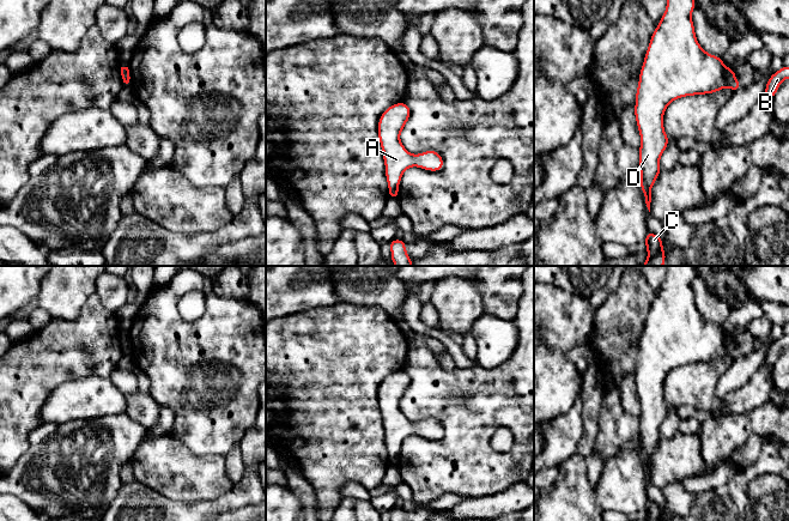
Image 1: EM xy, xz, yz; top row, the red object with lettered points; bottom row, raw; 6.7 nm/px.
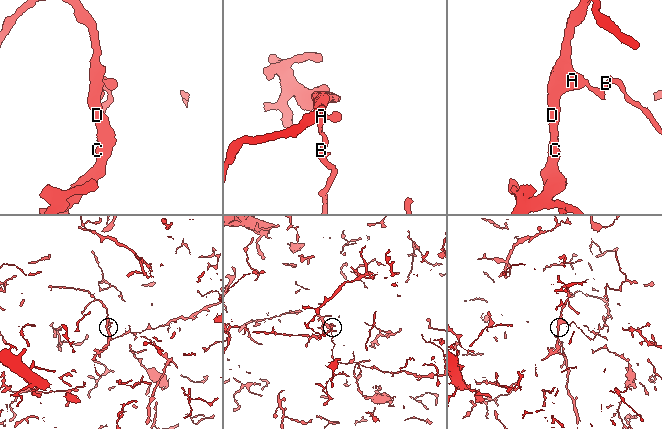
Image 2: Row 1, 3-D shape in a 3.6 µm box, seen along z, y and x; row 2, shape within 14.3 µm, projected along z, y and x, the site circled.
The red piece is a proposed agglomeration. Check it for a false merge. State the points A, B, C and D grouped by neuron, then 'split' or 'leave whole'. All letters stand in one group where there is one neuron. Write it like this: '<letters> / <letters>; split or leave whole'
A C D / B; split

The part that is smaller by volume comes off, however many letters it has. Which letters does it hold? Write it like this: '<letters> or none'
B

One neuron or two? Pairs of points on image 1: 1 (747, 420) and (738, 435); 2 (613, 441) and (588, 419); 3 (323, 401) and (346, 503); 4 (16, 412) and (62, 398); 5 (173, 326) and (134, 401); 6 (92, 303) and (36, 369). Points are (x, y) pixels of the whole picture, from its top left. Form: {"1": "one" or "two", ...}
{"1": "one", "2": "two", "3": "two", "4": "two", "5": "two", "6": "one"}

